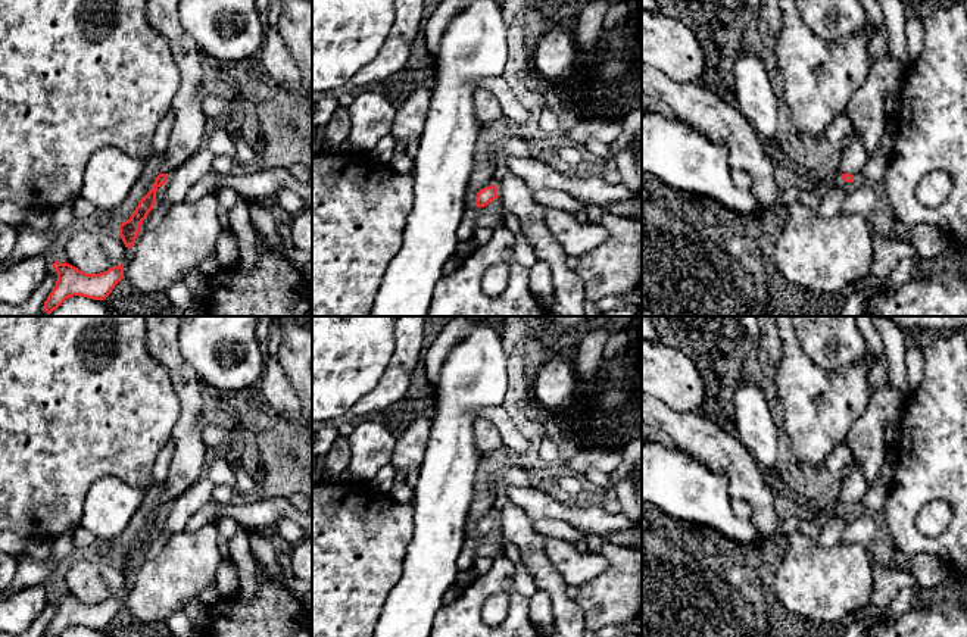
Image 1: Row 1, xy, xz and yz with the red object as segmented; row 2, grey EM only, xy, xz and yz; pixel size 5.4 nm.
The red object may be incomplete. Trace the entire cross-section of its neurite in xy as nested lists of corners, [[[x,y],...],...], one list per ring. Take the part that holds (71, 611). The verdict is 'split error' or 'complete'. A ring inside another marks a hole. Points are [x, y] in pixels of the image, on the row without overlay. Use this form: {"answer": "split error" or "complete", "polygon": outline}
{"answer": "complete", "polygon": [[[124,591],[100,603],[85,603],[69,593],[53,593],[57,611],[43,637],[59,637],[66,628],[82,625],[105,630],[124,608]]]}

